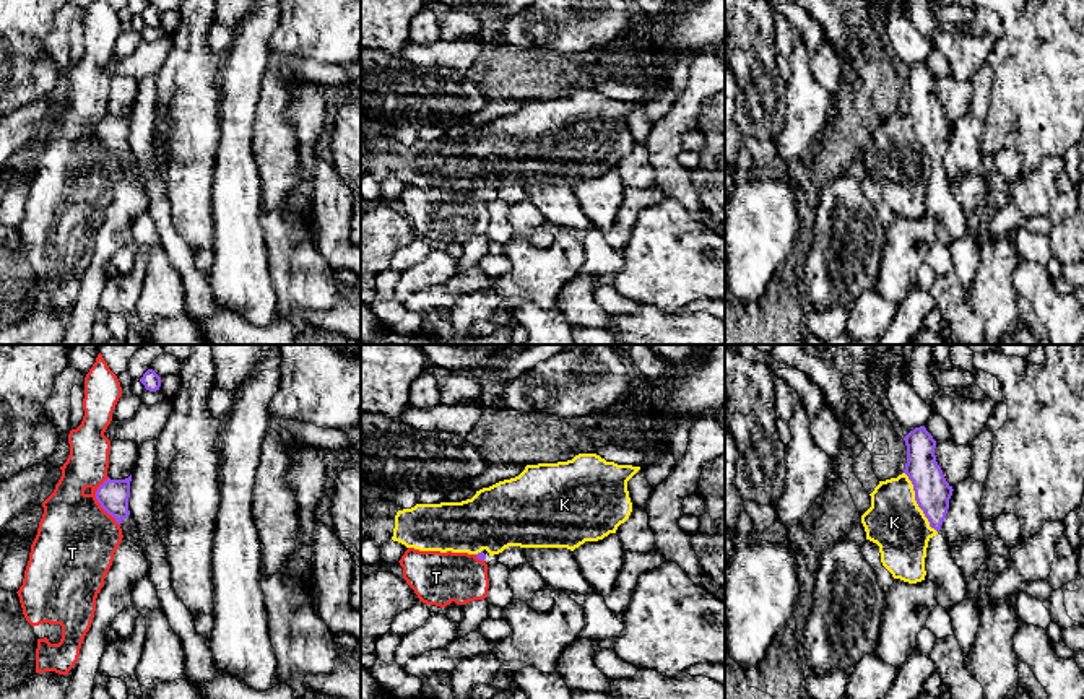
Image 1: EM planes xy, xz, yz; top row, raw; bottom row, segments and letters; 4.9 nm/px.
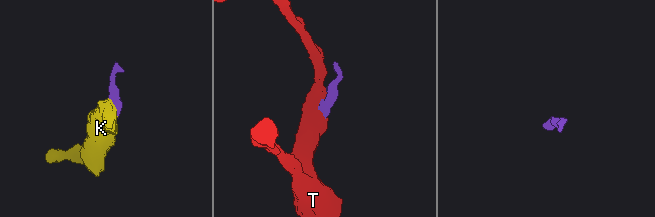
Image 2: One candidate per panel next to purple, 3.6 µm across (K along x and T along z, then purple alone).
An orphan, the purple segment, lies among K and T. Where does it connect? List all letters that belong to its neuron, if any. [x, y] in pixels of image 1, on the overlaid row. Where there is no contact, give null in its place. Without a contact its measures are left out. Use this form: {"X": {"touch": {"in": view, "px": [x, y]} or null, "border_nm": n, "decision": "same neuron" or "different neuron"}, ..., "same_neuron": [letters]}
{"K": {"touch": {"in": "yz", "px": [917, 503]}, "border_nm": 340, "decision": "different neuron"}, "T": {"touch": {"in": "xy", "px": [98, 501]}, "border_nm": 260, "decision": "different neuron"}, "same_neuron": []}

